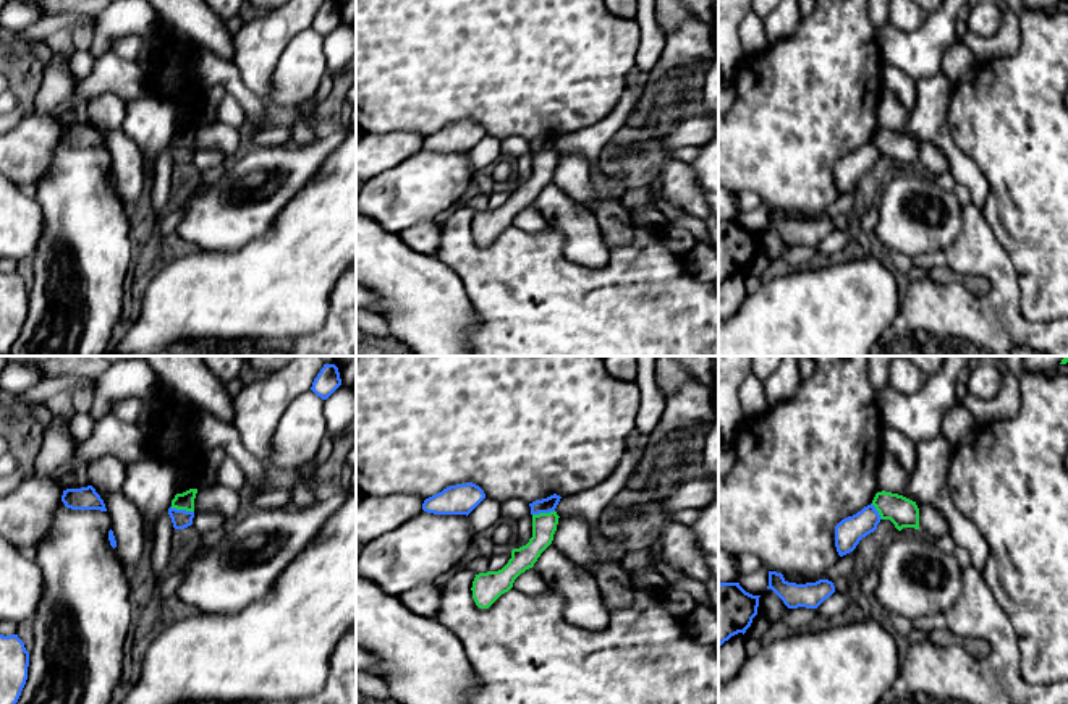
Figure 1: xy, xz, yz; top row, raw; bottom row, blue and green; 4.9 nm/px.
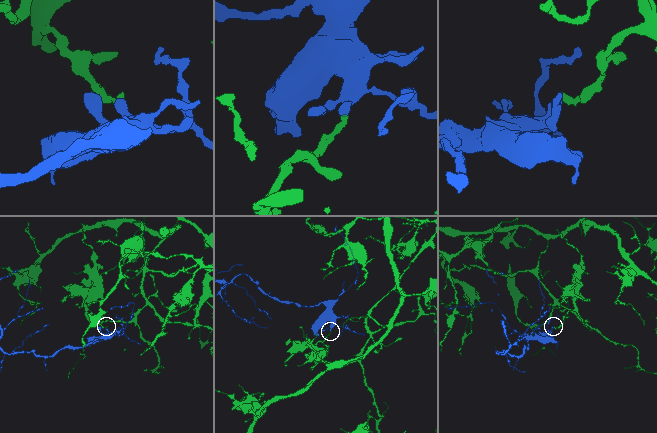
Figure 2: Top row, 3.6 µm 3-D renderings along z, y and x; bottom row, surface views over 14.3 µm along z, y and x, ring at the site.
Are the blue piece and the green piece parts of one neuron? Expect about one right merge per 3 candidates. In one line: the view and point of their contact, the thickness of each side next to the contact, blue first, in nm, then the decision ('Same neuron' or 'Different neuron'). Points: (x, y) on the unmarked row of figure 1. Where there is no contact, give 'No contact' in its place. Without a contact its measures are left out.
Touches blue at xy (182, 148). Thickness 90 nm (blue) against 90 nm. Different neuron

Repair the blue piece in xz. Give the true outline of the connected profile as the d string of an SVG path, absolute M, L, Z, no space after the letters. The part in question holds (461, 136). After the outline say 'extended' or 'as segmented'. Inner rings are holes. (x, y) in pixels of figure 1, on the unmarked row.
M456 121L429 134L422 147L434 152L469 152L485 136L484 128L473 121Z; as segmented

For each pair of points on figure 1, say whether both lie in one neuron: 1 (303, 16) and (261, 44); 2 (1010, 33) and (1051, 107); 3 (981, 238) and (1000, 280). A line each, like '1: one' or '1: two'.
1: one
2: two
3: one

